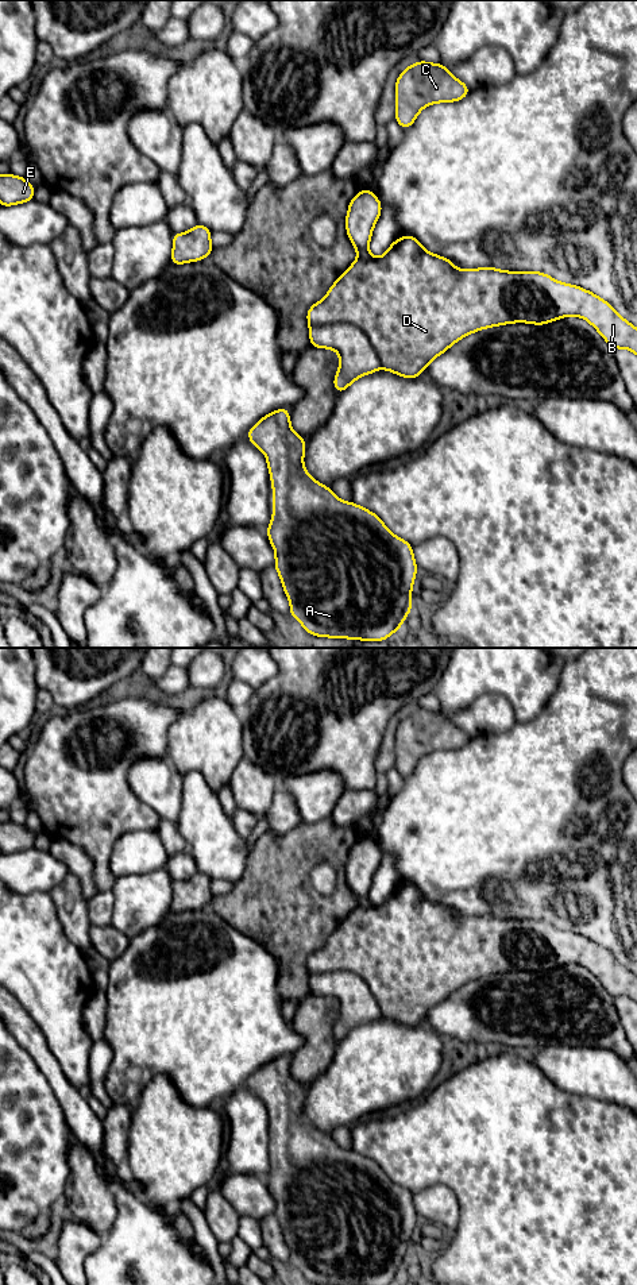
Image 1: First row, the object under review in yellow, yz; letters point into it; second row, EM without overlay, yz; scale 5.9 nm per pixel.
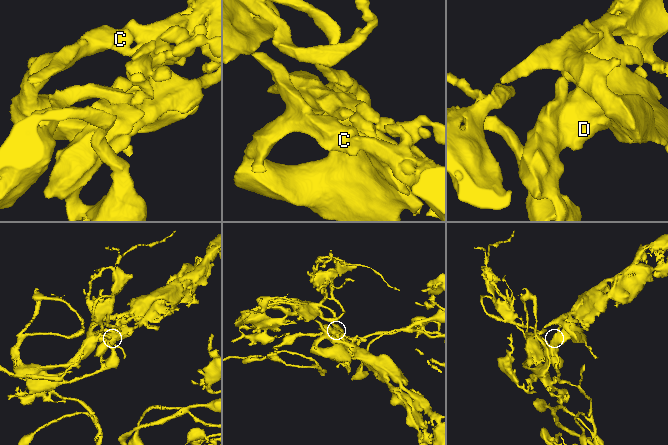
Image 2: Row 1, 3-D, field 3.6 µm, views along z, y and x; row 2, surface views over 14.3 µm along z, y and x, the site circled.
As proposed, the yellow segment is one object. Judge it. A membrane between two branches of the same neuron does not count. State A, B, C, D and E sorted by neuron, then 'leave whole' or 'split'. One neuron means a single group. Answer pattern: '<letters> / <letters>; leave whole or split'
A B C D E; leave whole

